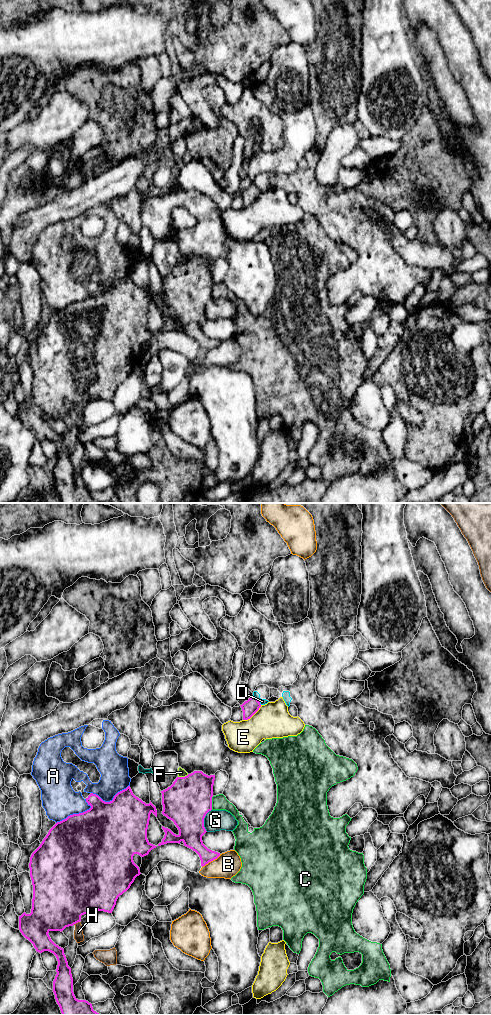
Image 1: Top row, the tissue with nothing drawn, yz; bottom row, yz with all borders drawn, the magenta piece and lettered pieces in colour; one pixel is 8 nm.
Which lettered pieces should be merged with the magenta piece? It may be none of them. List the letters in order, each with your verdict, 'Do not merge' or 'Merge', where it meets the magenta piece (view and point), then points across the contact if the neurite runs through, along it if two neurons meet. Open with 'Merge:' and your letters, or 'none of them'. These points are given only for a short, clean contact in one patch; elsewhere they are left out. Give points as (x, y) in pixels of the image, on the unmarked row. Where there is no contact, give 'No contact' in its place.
Merge: none of them
A: Do not merge. Touches magenta at yz (73, 302)
B: Do not merge. Touches magenta at yz (211, 348). Boundary: yz (220, 342), (202, 355)
C: Do not merge. Touches magenta at yz (211, 291)
D: Do not merge. Touches magenta at yz (257, 188). Boundary: yz (253, 183), (261, 192)
E: Do not merge. Touches magenta at yz (252, 203). Boundary: yz (261, 193), (249, 206), (243, 208)
F: Do not merge. Touches magenta at yz (183, 265). Boundary: yz (188, 262), (178, 265)
G: Do not merge. Touches magenta at yz (203, 308). Boundary: yz (211, 297), (204, 306), (204, 316), (206, 319)
H: Do not merge. Touches magenta at yz (76, 410)

